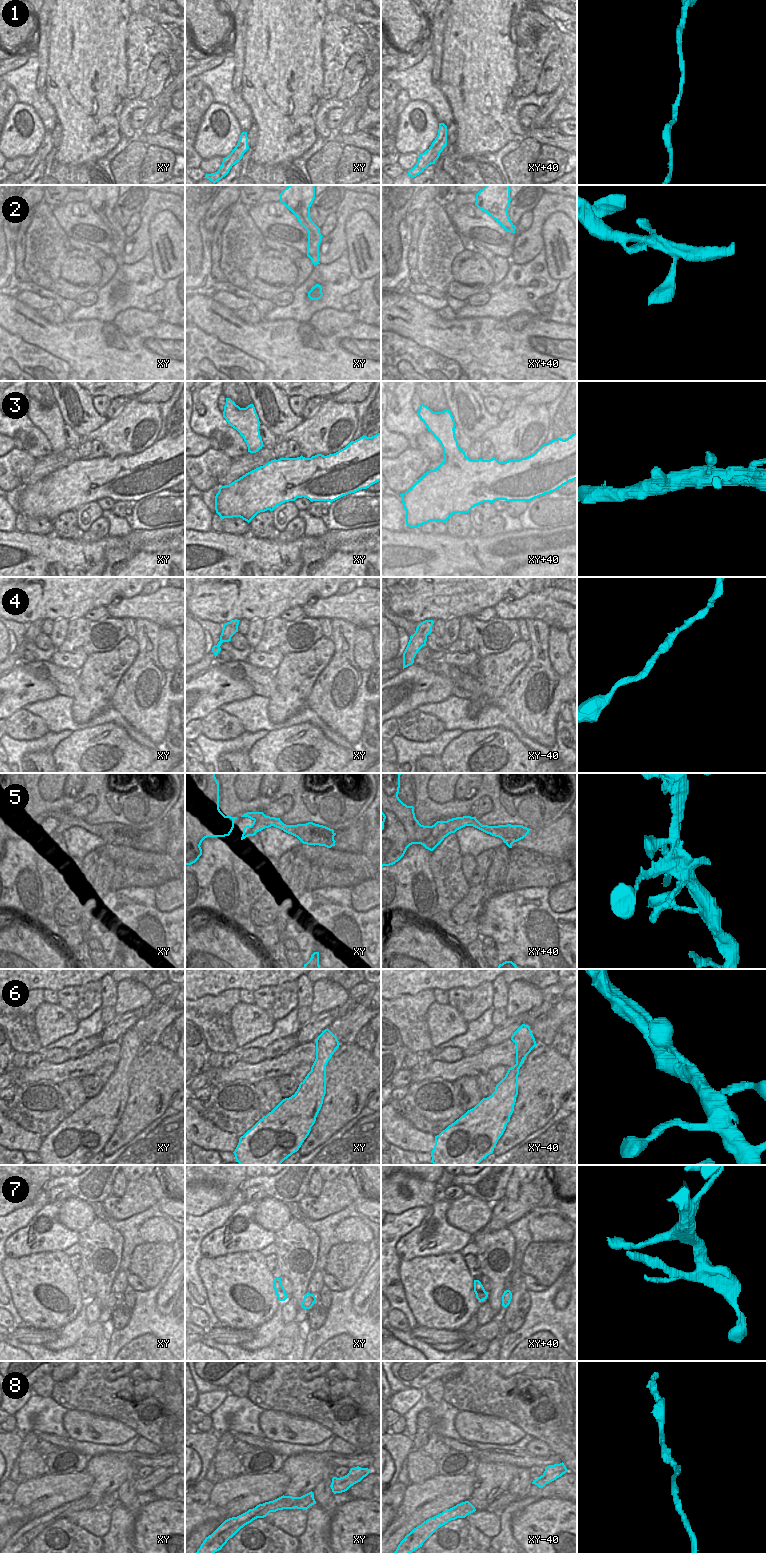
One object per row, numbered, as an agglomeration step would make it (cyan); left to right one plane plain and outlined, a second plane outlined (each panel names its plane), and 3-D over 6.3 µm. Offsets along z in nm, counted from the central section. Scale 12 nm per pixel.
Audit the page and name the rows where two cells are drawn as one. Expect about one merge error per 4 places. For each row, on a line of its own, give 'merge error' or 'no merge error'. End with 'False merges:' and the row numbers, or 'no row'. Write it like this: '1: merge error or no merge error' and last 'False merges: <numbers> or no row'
1: no merge error
2: no merge error
3: no merge error
4: no merge error
5: merge error
6: no merge error
7: no merge error
8: no merge error
False merges: 5

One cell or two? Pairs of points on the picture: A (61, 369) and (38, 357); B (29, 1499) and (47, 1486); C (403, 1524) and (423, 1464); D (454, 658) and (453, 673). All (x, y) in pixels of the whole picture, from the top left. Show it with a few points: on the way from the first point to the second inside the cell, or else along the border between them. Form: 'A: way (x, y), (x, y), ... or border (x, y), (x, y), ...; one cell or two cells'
A: way (55, 369), (49, 368), (44, 363); one cell
B: way (33, 1495), (38, 1495), (43, 1490); one cell
C: border (438, 1474), (420, 1483), (411, 1484); two cells
D: border (443, 660), (464, 669); two cells

